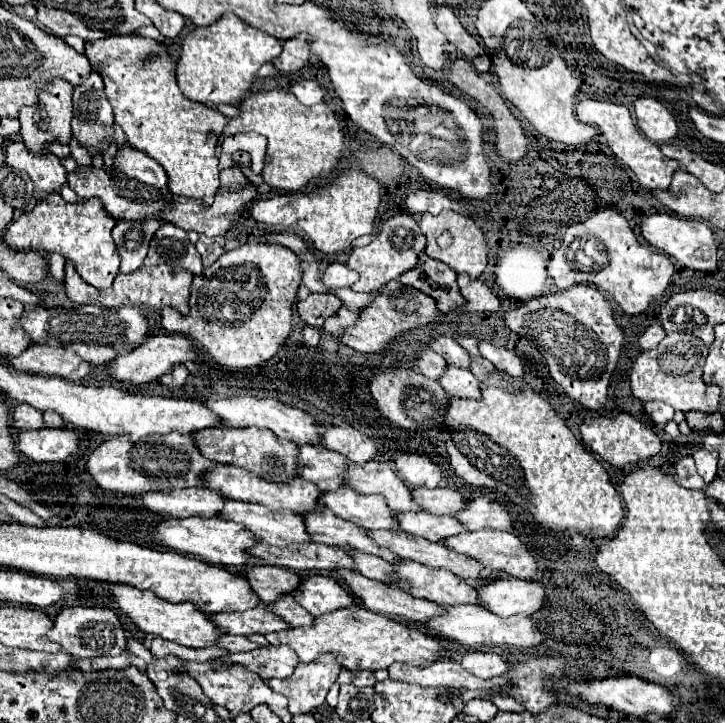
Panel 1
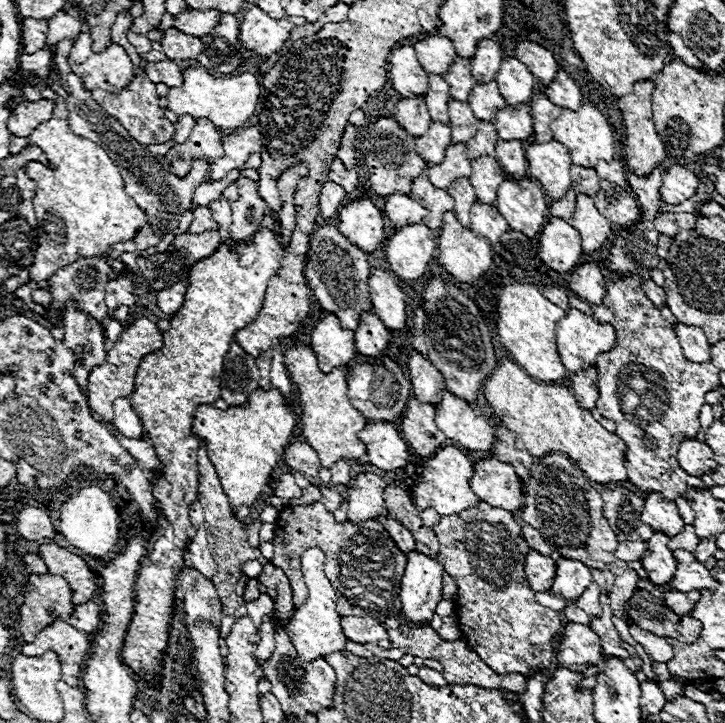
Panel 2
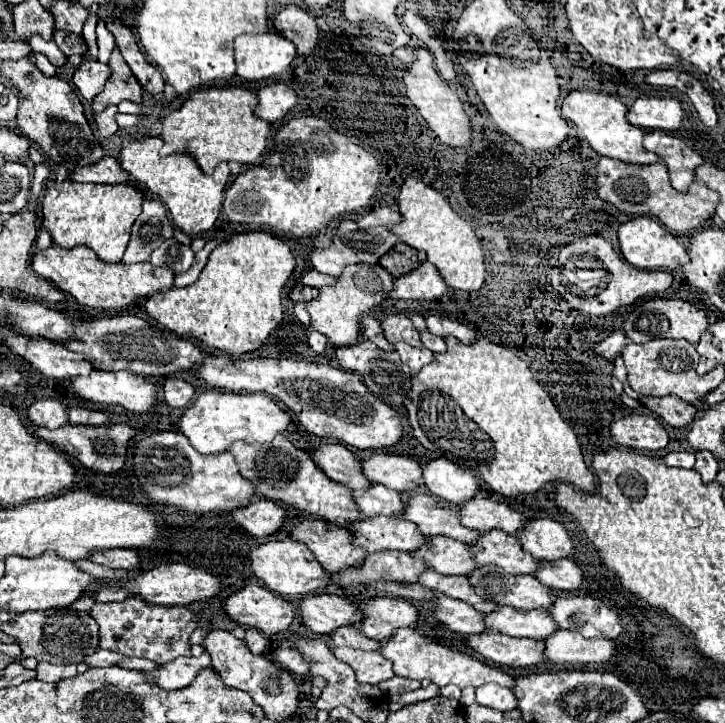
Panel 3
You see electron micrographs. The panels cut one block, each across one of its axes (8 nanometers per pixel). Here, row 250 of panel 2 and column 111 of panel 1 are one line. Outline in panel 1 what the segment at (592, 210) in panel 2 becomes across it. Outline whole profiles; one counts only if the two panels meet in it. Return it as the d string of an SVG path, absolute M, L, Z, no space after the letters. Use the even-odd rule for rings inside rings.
M112 584L110 592L114 594L114 602L120 606L120 610L126 612L140 630L160 636L164 640L170 640L188 648L206 648L206 646L214 646L216 638L224 634L224 630L220 630L204 612L196 610L190 602L172 604L166 600L160 600L156 594L148 590L136 590L126 584Z

